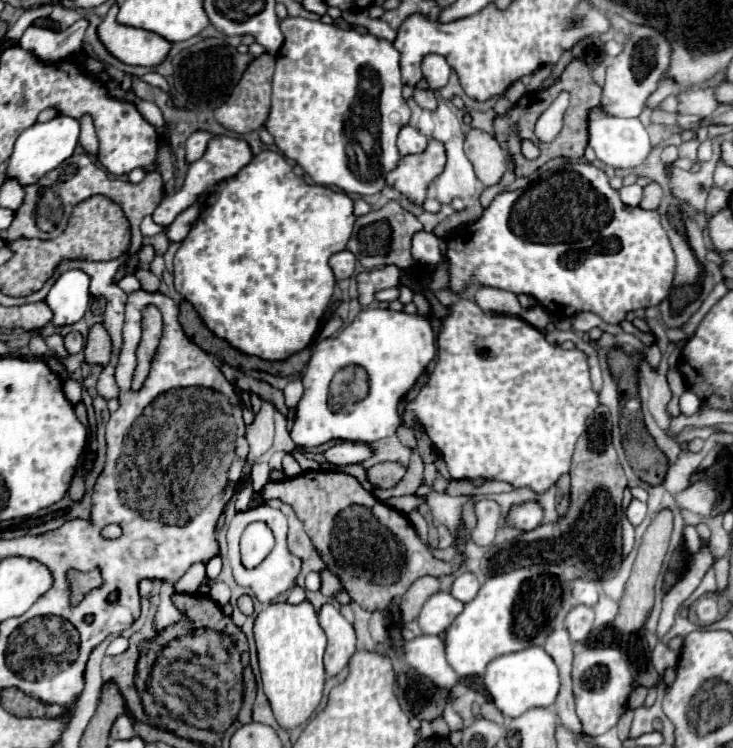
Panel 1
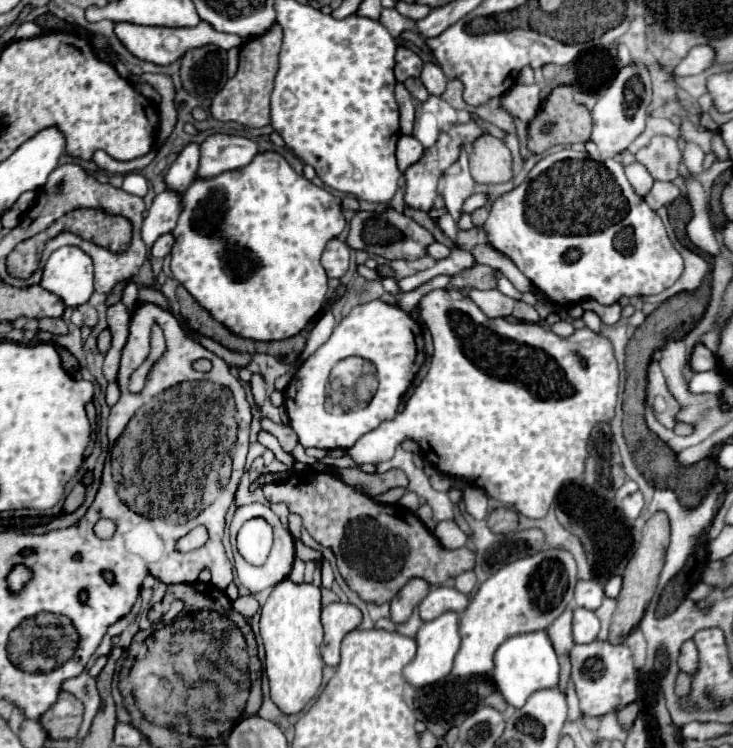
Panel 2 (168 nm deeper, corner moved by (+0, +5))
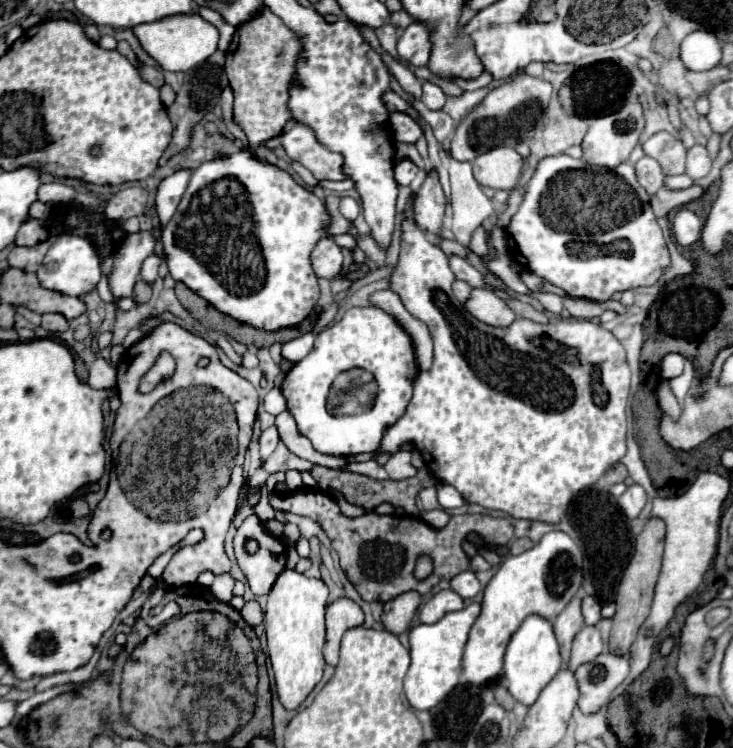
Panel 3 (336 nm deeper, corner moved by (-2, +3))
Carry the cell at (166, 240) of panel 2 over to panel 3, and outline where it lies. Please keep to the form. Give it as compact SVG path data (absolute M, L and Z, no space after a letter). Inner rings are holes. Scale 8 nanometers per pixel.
M150 255L144 265L142 265L142 271L140 271L140 277L142 281L146 281L148 285L152 285L158 277L158 265L160 265L160 259L156 255Z

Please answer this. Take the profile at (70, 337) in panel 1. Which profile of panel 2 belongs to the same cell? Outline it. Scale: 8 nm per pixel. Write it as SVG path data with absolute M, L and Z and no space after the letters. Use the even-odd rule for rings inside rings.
M42 319L40 329L48 331L52 335L66 335L68 333L68 325L62 319Z

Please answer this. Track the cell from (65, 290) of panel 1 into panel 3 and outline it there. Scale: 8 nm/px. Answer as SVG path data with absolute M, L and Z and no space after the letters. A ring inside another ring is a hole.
M62 233L48 247L48 253L46 253L40 269L36 271L36 275L44 289L60 291L60 293L72 295L72 297L82 297L98 285L98 281L102 277L102 269L100 269L100 259L98 259L98 253L94 249L92 241L88 241L86 237L80 237L80 235Z

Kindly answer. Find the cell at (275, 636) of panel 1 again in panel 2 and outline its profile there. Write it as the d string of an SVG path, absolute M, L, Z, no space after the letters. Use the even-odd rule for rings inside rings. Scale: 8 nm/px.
M290 579L280 581L262 607L260 635L266 649L266 675L272 701L286 715L300 713L322 683L324 661L320 645L324 631L320 623L320 589L312 583L296 585Z

